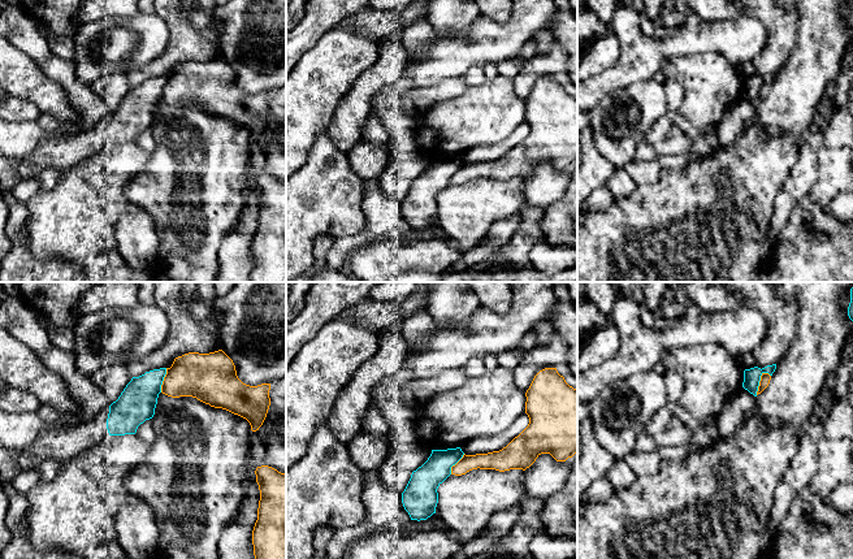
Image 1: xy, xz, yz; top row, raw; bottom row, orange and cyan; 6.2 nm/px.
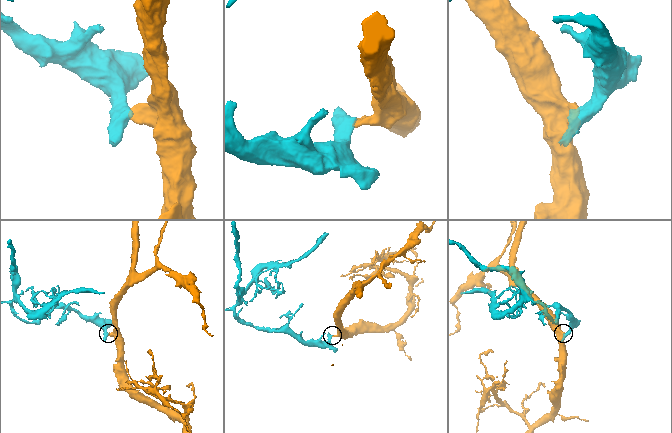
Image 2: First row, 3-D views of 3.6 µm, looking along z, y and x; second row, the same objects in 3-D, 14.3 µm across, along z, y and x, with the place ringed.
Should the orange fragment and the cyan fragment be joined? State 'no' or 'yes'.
no

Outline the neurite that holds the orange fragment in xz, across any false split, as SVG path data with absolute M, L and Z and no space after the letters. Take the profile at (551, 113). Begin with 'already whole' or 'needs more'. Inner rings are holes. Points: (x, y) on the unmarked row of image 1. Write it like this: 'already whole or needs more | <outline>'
already whole | M557 77L540 79L525 101L525 122L528 135L499 160L476 164L463 164L451 176L451 183L462 185L472 178L510 178L529 177L541 162L550 162L557 170L566 170L577 161L577 99L570 95Z

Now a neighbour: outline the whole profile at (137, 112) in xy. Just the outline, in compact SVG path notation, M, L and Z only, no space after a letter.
M160 77L131 87L118 108L109 114L107 127L107 138L109 144L135 143L140 133L153 126L165 83L166 77Z

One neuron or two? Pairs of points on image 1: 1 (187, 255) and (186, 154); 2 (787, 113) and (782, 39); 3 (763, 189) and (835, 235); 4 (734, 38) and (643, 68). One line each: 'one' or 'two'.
1: one
2: one
3: two
4: one

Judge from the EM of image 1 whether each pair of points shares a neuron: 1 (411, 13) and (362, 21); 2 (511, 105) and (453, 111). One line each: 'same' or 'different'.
1: same
2: same

